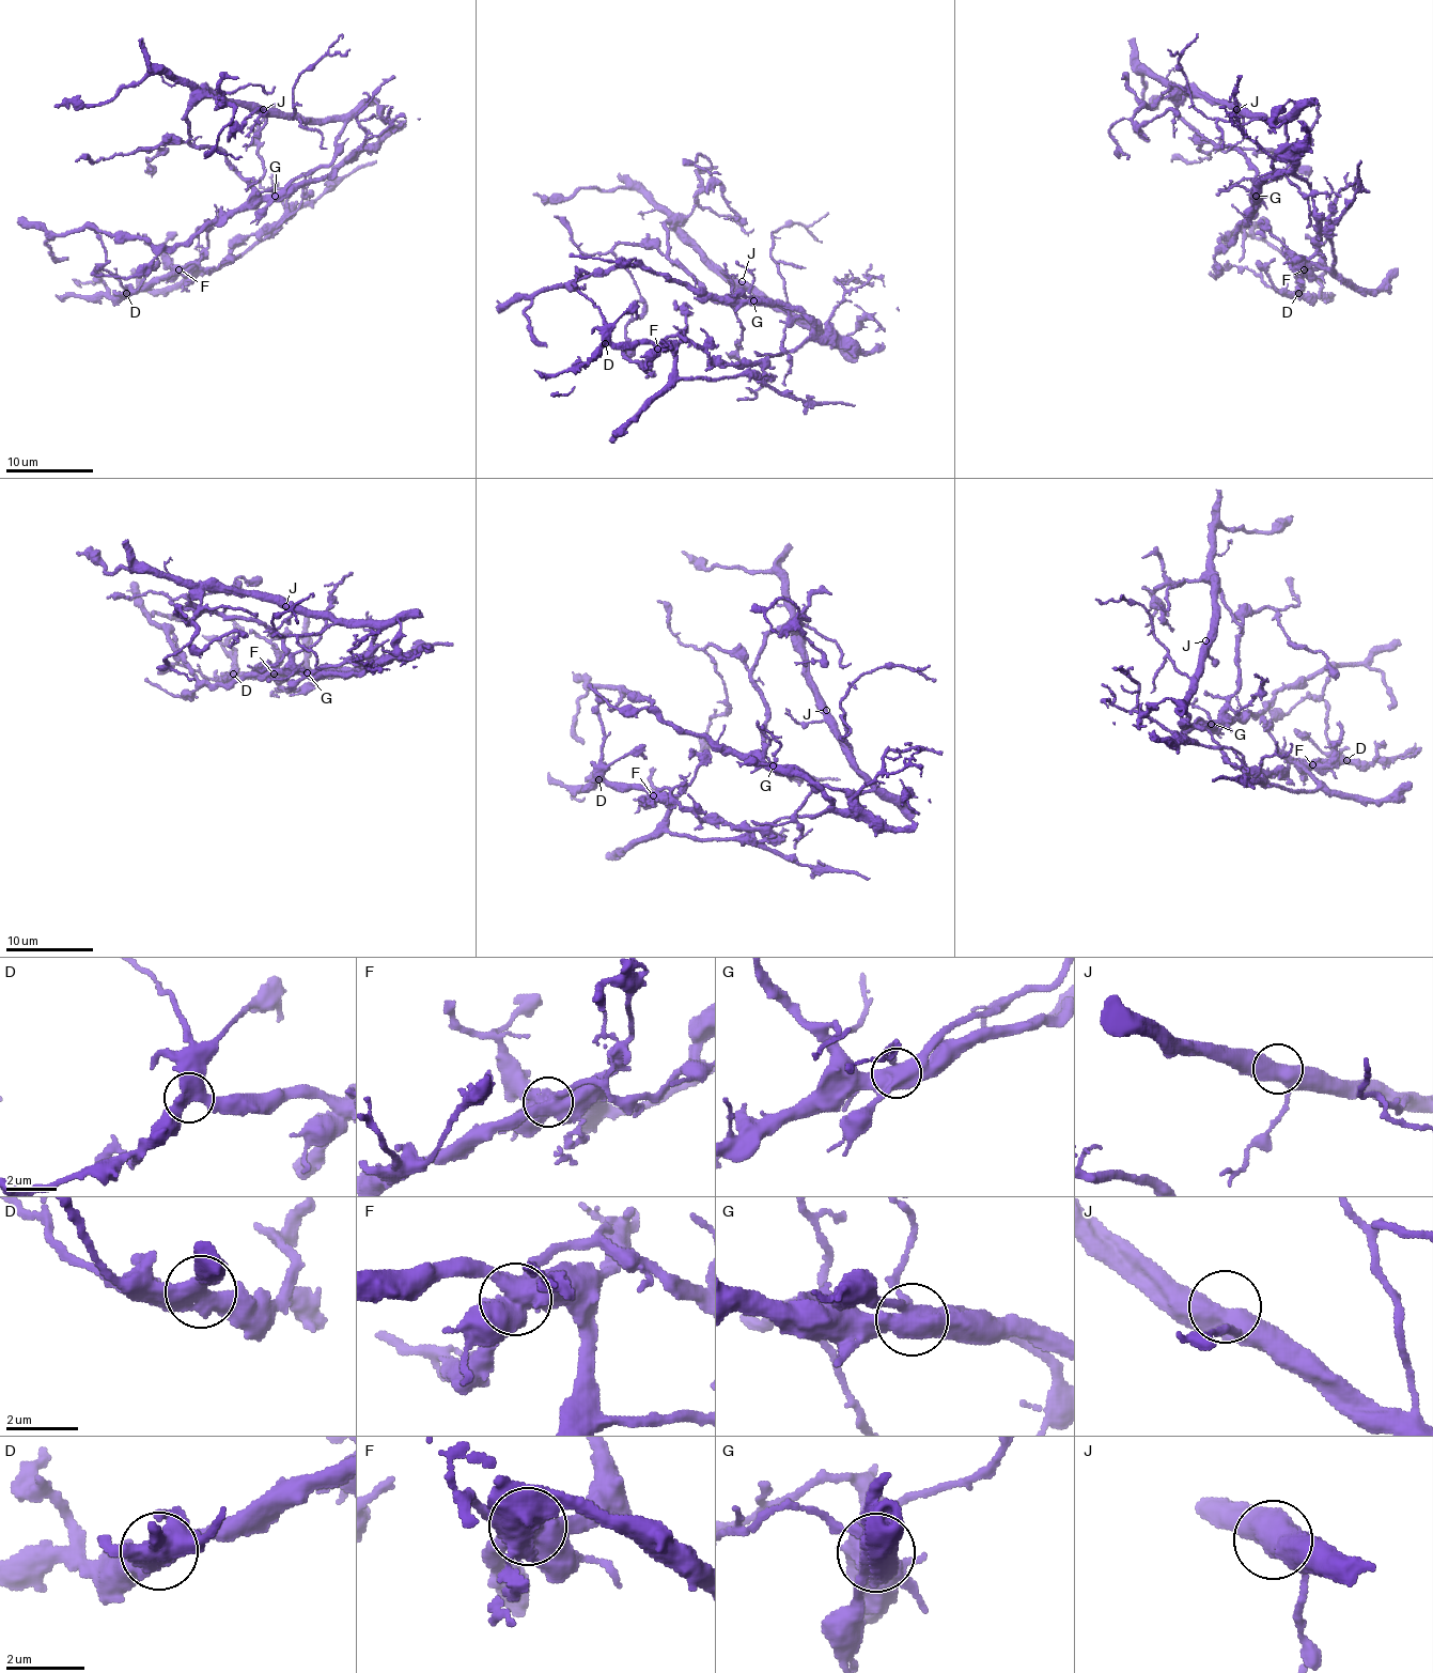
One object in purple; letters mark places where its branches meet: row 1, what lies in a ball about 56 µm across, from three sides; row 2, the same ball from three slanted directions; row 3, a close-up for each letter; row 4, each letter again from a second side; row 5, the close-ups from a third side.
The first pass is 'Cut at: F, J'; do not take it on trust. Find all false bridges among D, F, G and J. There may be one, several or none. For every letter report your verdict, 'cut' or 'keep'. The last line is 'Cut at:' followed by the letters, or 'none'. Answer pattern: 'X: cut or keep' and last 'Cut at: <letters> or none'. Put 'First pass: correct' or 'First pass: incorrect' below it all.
D: keep
F: cut
G: cut
J: keep
Cut at: F, G
First pass: incorrect

